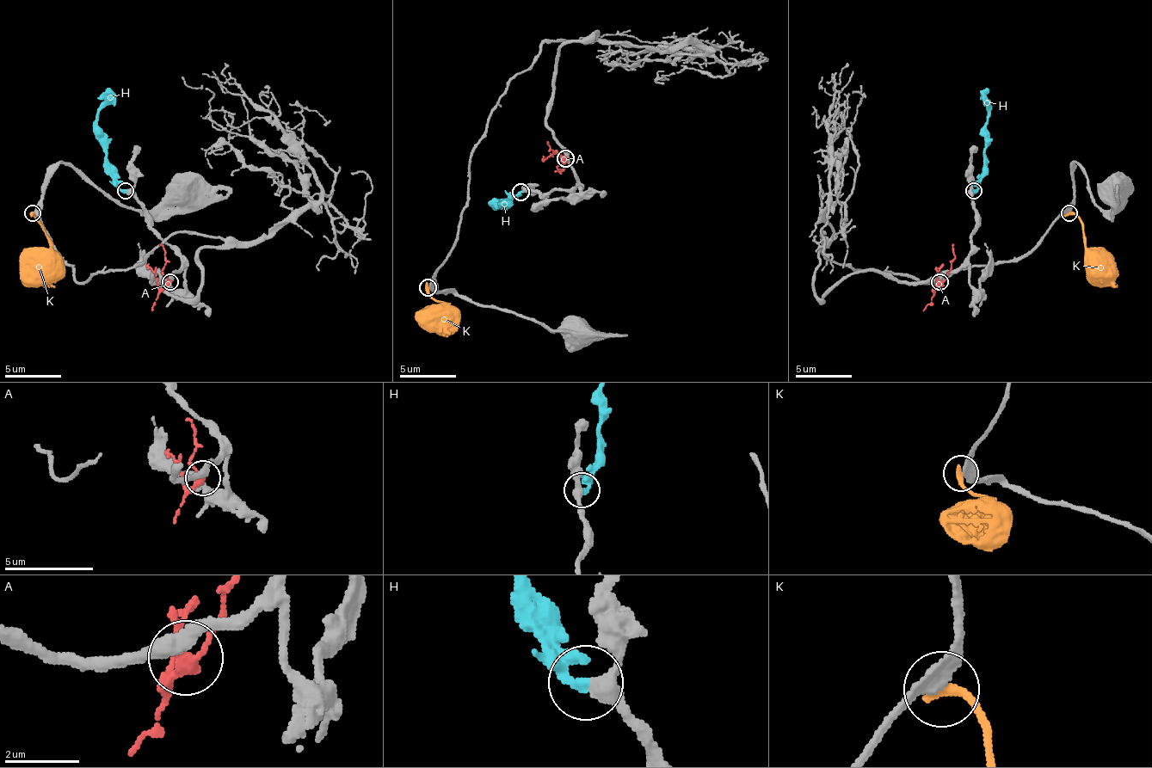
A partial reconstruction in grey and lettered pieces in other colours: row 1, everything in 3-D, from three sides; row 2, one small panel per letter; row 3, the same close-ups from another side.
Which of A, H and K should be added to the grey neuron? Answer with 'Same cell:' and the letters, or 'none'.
Same cell: H

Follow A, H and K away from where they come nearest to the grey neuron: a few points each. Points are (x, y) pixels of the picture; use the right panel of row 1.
A: (940, 281), (949, 273), (954, 250), (951, 244)
H: (974, 191), (974, 182), (982, 175), (985, 157), (988, 87)
K: (1069, 213), (1081, 222), (1087, 247), (1098, 259), (1098, 273), (1106, 286)

